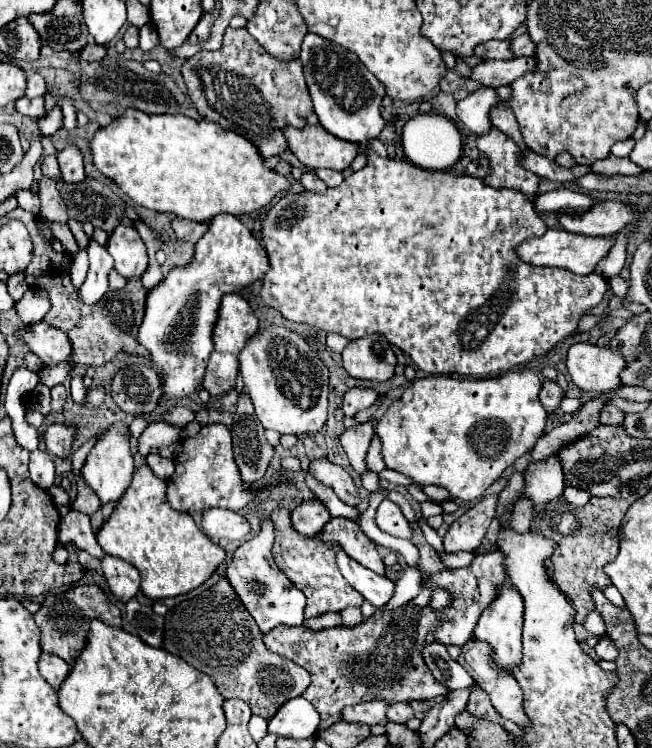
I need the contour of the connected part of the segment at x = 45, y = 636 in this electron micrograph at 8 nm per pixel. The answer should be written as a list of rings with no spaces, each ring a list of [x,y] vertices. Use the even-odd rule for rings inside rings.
[[[80,584],[66,592],[46,596],[40,610],[34,614],[34,620],[42,632],[42,636],[40,636],[42,652],[56,654],[72,666],[72,662],[76,662],[76,658],[80,656],[80,652],[84,650],[84,646],[88,642],[90,624],[94,618],[106,622],[108,626],[122,628],[122,616],[120,616],[118,606],[108,600],[108,596],[102,592],[102,588],[98,584]]]

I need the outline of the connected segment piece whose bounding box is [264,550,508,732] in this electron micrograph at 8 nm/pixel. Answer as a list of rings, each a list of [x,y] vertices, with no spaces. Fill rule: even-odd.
[[[498,550],[476,554],[472,564],[466,568],[442,570],[424,578],[420,594],[402,608],[376,612],[352,628],[336,626],[326,630],[310,630],[306,626],[276,626],[264,634],[264,644],[274,654],[284,656],[310,672],[312,682],[302,696],[320,712],[320,732],[340,722],[342,708],[350,704],[372,700],[396,704],[446,696],[448,688],[440,686],[432,678],[432,672],[424,664],[422,648],[432,642],[462,646],[472,638],[482,608],[494,600],[500,584],[508,582],[502,562],[504,556]],[[436,588],[446,590],[452,598],[450,606],[444,610],[430,608],[432,592]]]

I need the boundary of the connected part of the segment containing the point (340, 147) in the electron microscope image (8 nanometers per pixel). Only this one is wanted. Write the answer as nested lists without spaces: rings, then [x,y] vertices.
[[[320,124],[304,128],[288,128],[286,140],[288,148],[310,170],[332,168],[342,172],[358,156],[358,144],[344,142],[328,134]]]

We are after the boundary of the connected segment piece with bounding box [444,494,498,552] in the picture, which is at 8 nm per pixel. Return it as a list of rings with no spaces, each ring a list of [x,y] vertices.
[[[484,496],[480,502],[476,502],[470,510],[466,510],[446,532],[444,536],[444,550],[456,552],[456,550],[476,550],[486,530],[496,516],[498,508],[498,496]]]

